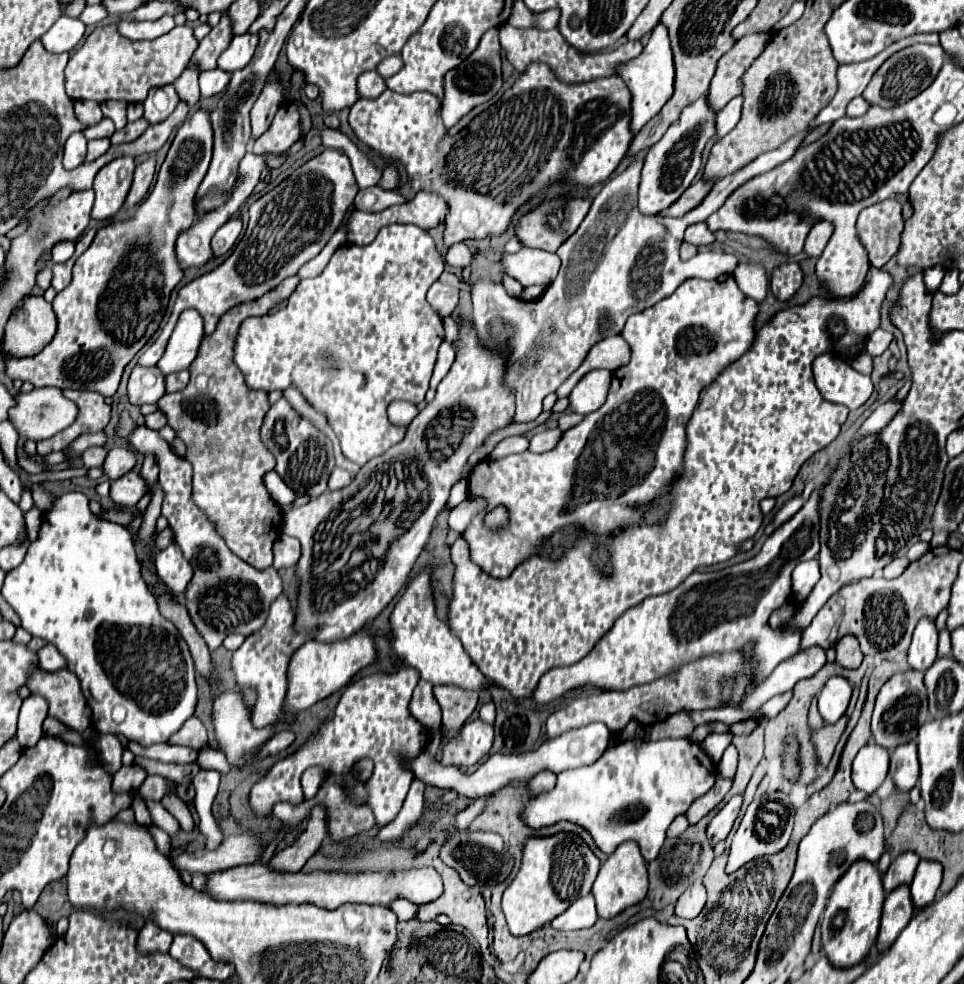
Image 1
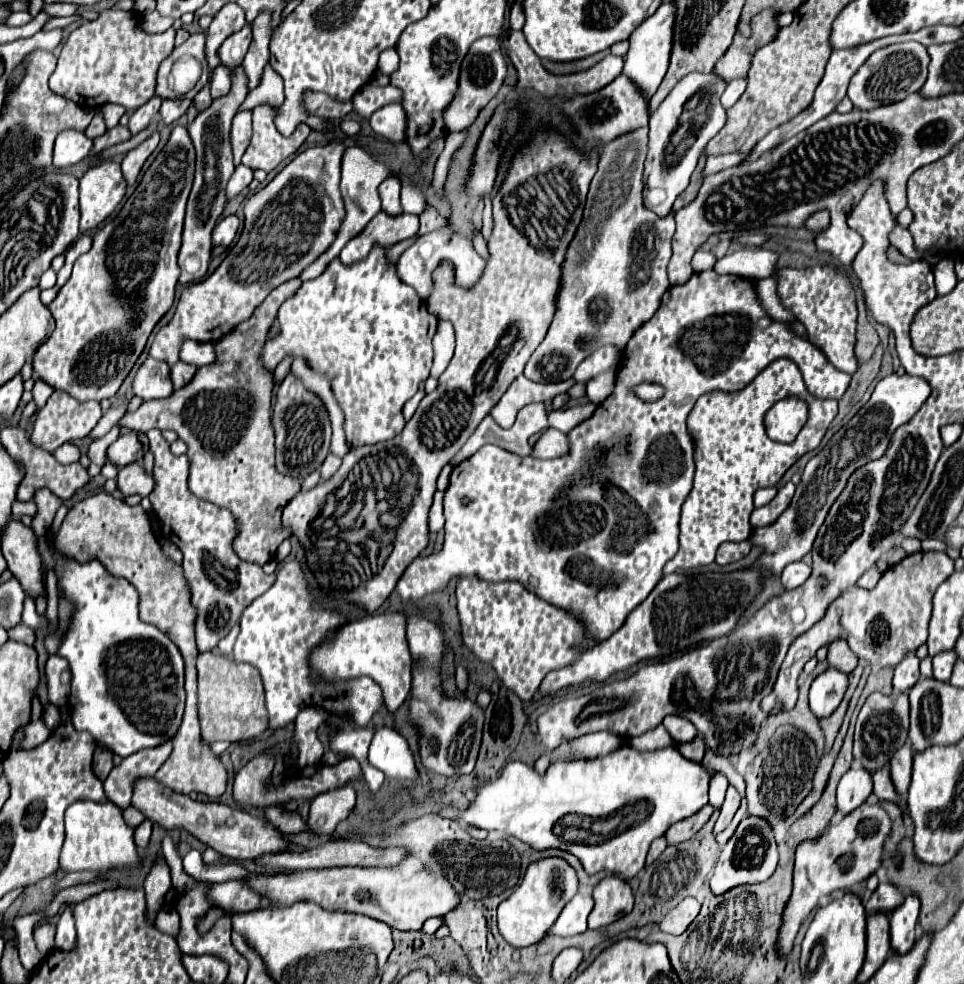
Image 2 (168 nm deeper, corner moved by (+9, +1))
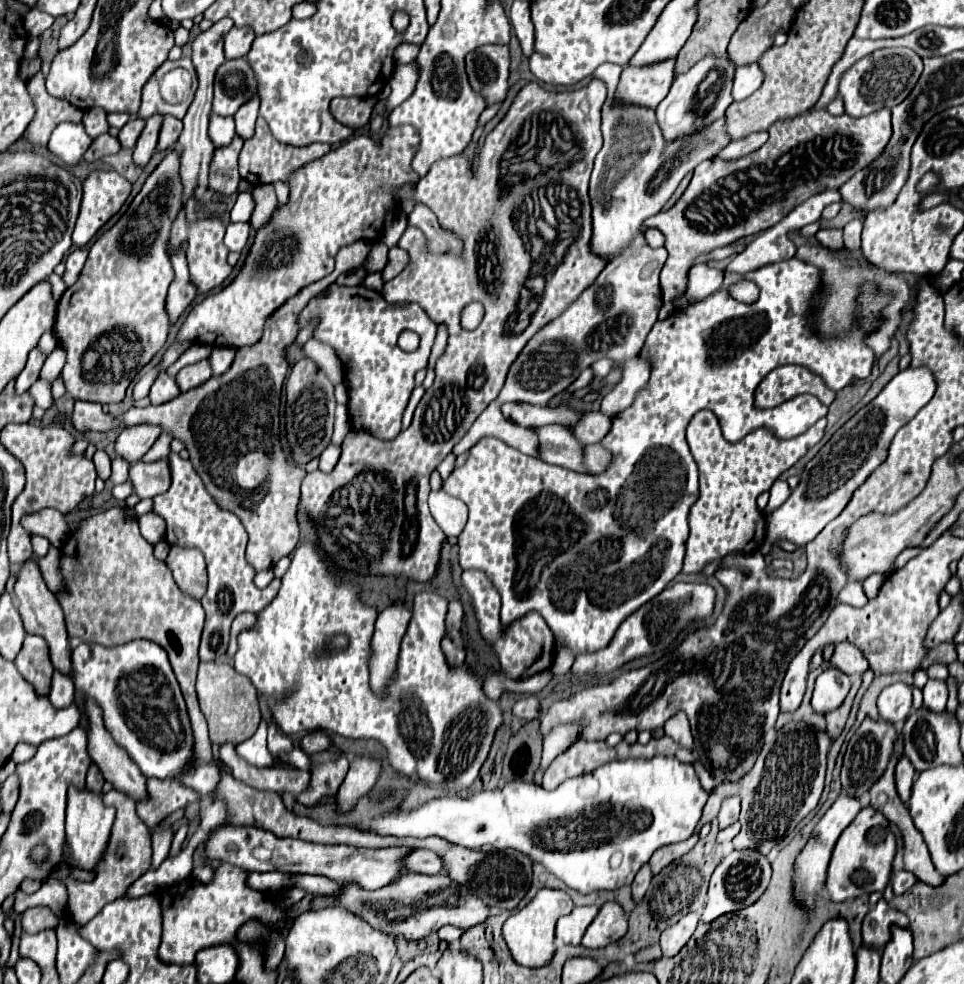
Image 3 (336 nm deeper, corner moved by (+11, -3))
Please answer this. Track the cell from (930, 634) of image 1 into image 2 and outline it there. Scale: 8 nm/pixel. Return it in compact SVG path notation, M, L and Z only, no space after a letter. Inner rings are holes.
M908 654L908 658L904 658L904 662L900 662L894 670L894 680L892 680L892 688L896 694L900 692L908 692L920 678L918 672L918 658L916 654Z

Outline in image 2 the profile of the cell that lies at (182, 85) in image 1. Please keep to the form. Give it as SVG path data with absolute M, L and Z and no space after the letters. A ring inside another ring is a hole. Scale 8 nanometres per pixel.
M188 98L162 102L162 106L160 106L160 122L162 122L164 126L174 124L176 120L180 120L180 118L186 114L186 110L190 108L190 104L192 104L192 102L190 102Z

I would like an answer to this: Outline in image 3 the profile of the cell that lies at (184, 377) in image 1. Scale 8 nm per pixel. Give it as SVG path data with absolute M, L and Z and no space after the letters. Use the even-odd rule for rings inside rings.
M200 360L200 362L192 364L192 366L182 368L180 374L176 376L176 382L178 382L182 392L188 392L190 388L196 388L202 382L206 382L210 376L212 376L212 370L210 370L208 360Z

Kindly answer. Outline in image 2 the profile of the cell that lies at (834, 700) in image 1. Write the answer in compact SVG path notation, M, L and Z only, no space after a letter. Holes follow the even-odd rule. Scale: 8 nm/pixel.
M828 668L810 686L810 710L818 718L830 716L842 702L846 688L848 688L848 674L836 668Z

